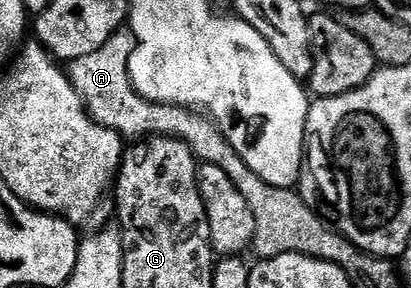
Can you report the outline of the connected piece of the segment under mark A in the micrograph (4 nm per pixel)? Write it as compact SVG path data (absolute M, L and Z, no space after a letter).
M122 33L114 34L97 52L89 52L89 56L81 56L74 59L69 67L70 80L75 85L93 121L109 129L113 129L127 140L143 140L148 136L162 136L165 138L179 138L187 146L194 147L198 138L203 138L207 134L207 129L212 129L213 122L206 113L196 112L194 109L185 106L171 106L166 102L151 102L148 98L143 98L135 91L135 85L131 82L131 77L127 71L127 65L131 59L131 46L123 39Z

